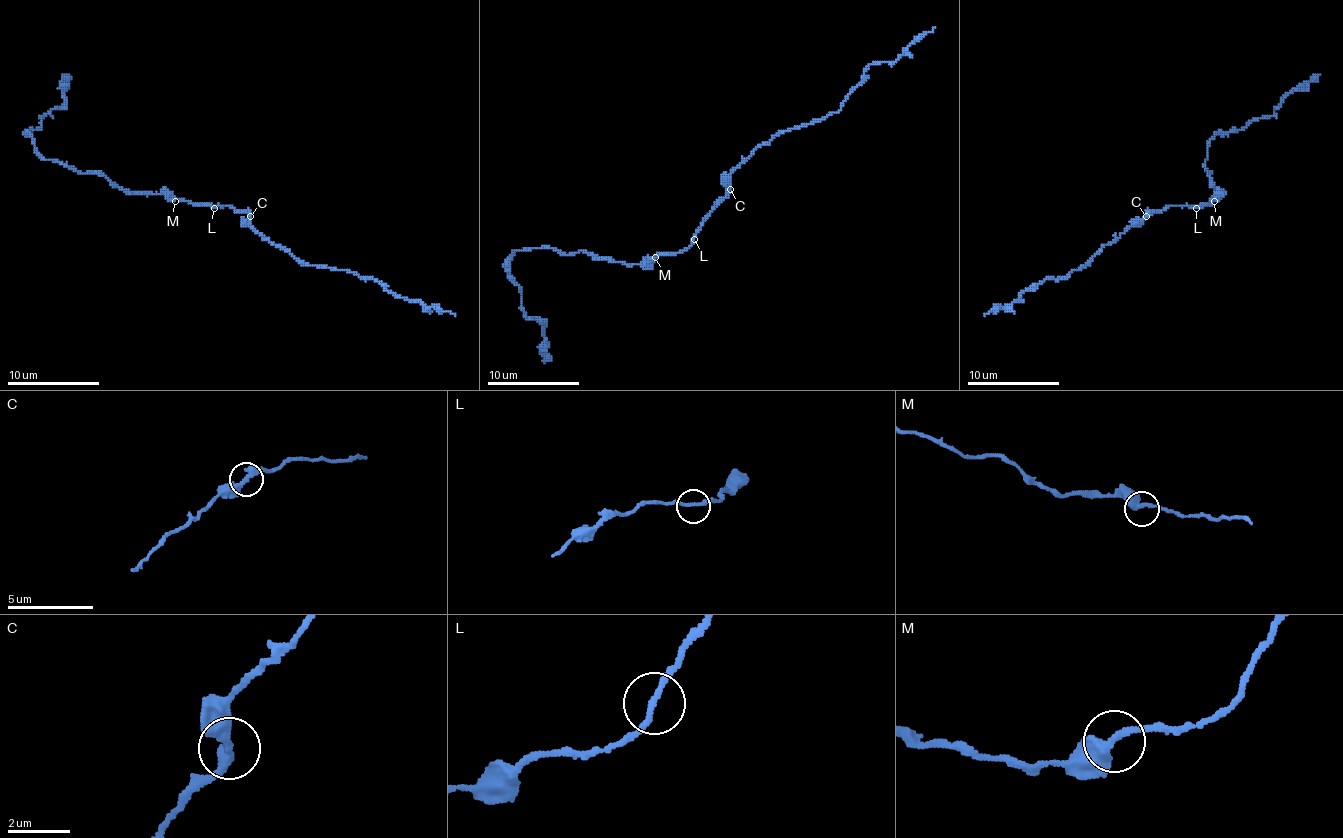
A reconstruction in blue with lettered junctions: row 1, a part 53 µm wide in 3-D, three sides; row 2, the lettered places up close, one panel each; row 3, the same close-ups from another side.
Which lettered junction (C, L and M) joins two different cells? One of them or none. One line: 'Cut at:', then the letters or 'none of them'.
Cut at: none of them

